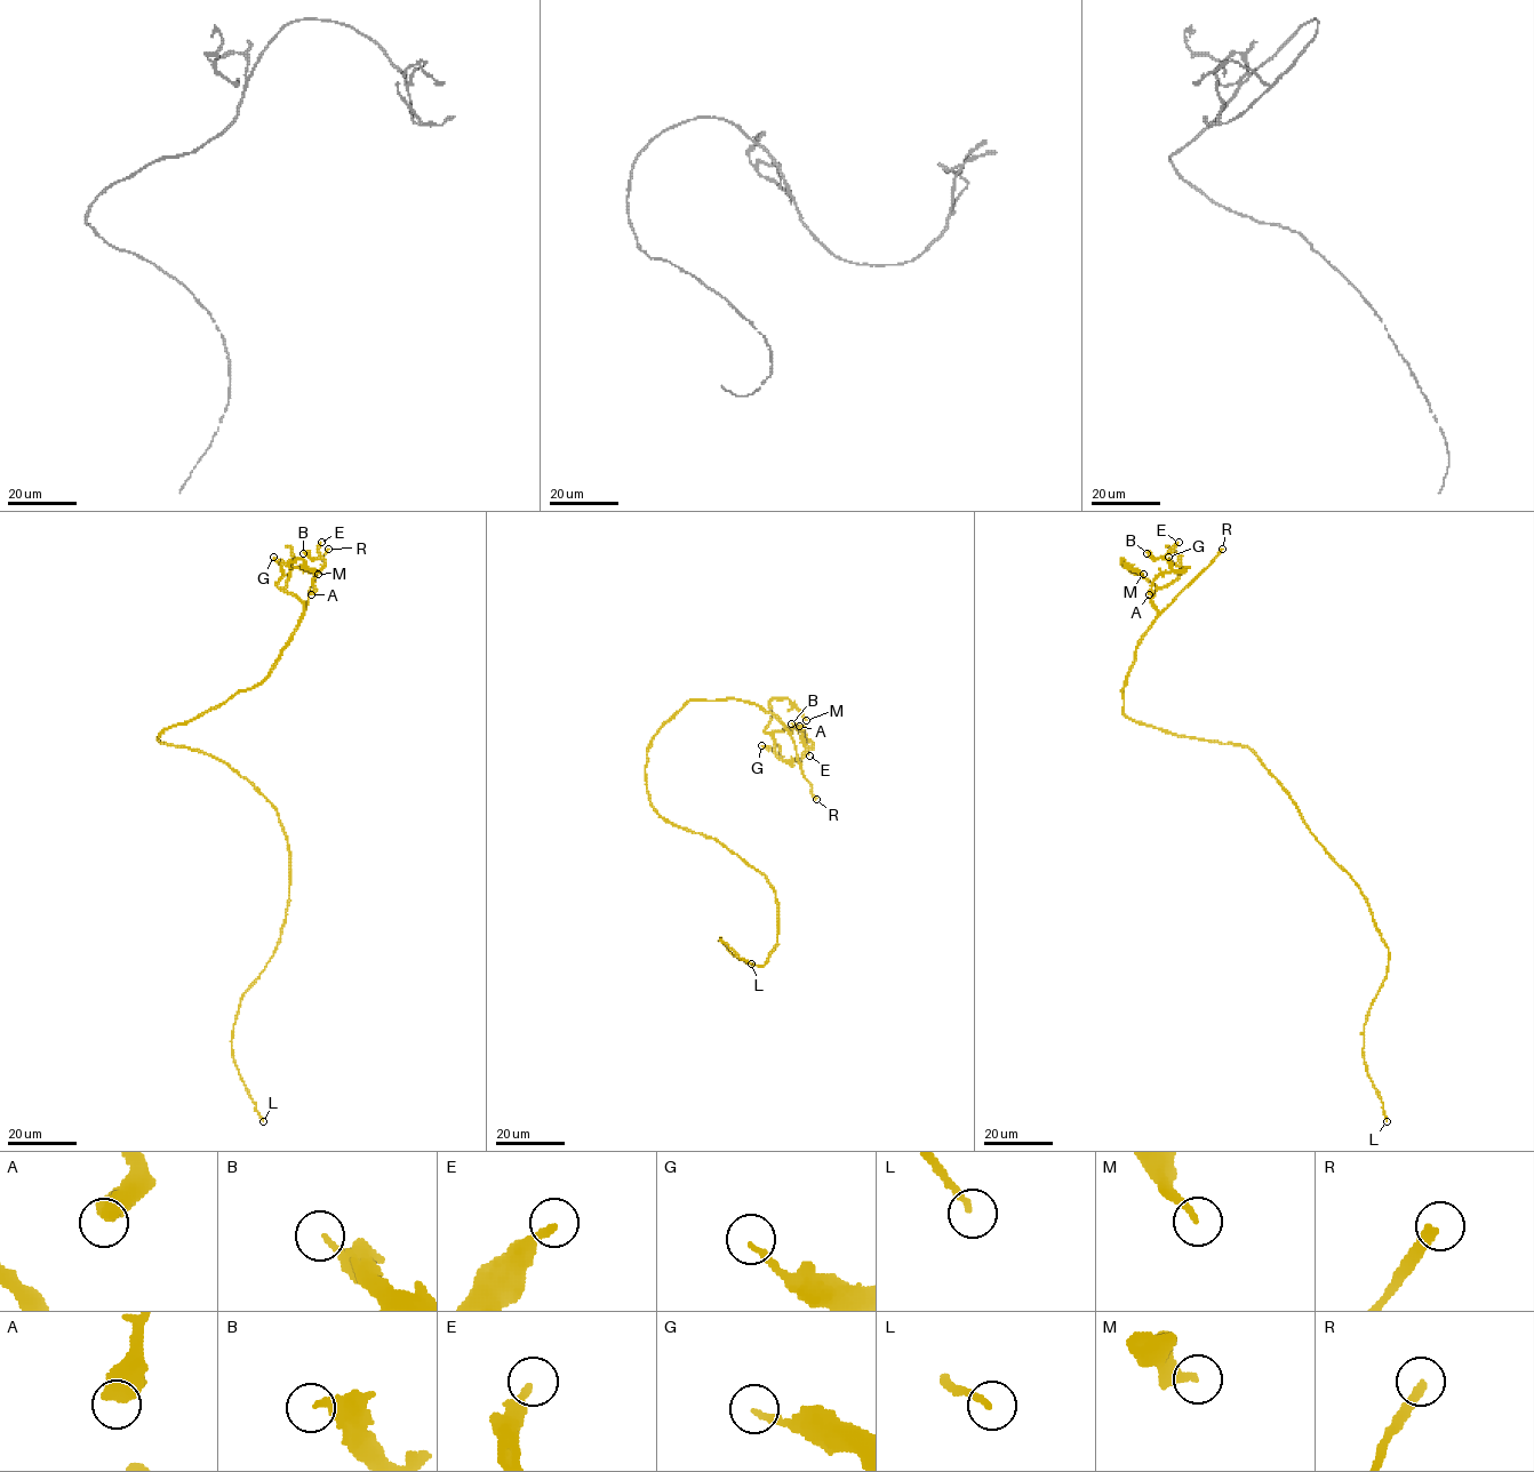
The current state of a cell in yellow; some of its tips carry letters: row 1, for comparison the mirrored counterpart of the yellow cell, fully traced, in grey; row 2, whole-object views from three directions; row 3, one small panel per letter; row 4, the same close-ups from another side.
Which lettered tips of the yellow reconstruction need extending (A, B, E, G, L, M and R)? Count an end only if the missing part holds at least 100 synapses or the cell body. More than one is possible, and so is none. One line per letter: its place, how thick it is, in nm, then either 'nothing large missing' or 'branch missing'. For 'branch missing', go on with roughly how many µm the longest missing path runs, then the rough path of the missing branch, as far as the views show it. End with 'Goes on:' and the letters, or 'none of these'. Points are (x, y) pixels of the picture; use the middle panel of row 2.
A: (799, 726) | 650 nm | nothing large missing
B: (791, 724) | 170 nm | nothing large missing
E: (809, 756) | 220 nm | nothing large missing
G: (761, 745) | 170 nm | nothing large missing
L: (751, 964) | 190 nm | nothing large missing
M: (806, 720) | 240 nm | nothing large missing
R: (816, 799) | 320 nm | branch missing | 130 µm
Goes on: R

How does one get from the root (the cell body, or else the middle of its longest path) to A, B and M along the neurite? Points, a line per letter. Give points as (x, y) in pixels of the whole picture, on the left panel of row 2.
A: (204, 753), (162, 744), (158, 735), (268, 674), (304, 607), (285, 591), (294, 568), (317, 572), (311, 594)
B: (204, 753), (158, 735), (268, 674), (304, 607), (285, 591), (288, 575), (325, 561), (303, 553)
M: (204, 753), (162, 744), (158, 735), (268, 674), (304, 607), (277, 585), (282, 565), (302, 558), (318, 574)

